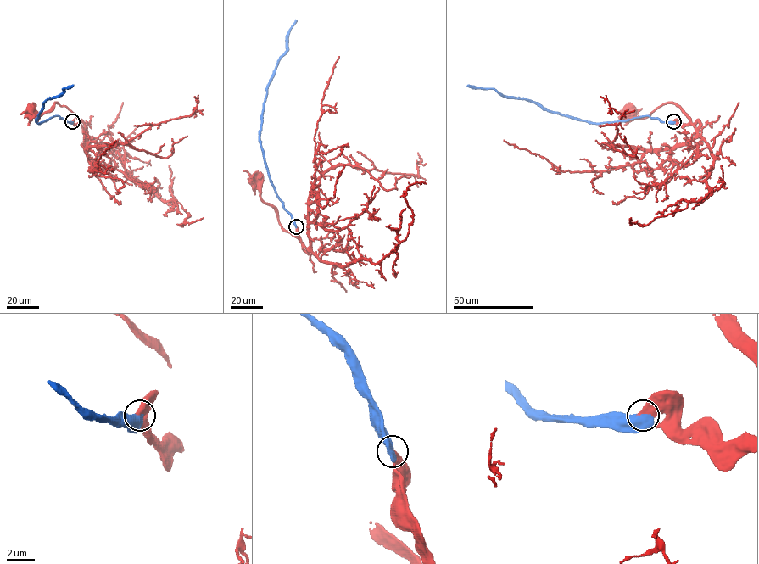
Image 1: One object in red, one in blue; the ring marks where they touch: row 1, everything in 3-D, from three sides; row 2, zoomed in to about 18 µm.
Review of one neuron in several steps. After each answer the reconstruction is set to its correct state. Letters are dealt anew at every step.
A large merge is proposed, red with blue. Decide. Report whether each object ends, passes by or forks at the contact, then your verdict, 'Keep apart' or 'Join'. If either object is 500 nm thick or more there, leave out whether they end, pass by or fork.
Join

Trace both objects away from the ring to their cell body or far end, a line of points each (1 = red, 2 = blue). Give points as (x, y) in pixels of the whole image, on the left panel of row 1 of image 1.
1: (72, 121), (76, 125), (79, 120), (65, 106), (57, 103), (38, 117), (31, 116), (31, 113)
2: (72, 121), (66, 122), (58, 116), (42, 122), (36, 120), (43, 103), (72, 85)

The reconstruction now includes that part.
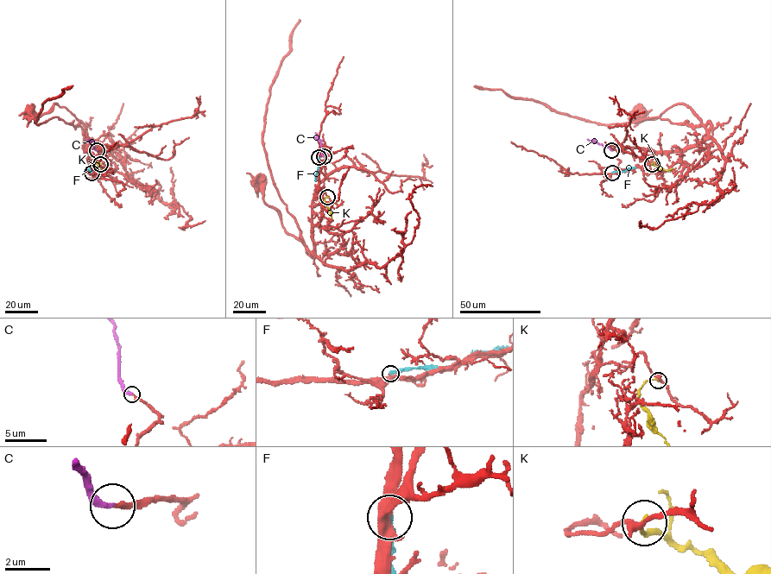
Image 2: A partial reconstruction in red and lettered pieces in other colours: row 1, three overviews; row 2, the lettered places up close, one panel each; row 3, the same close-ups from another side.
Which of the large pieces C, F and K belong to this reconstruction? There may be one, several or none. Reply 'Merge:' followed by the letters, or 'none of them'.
Merge: C

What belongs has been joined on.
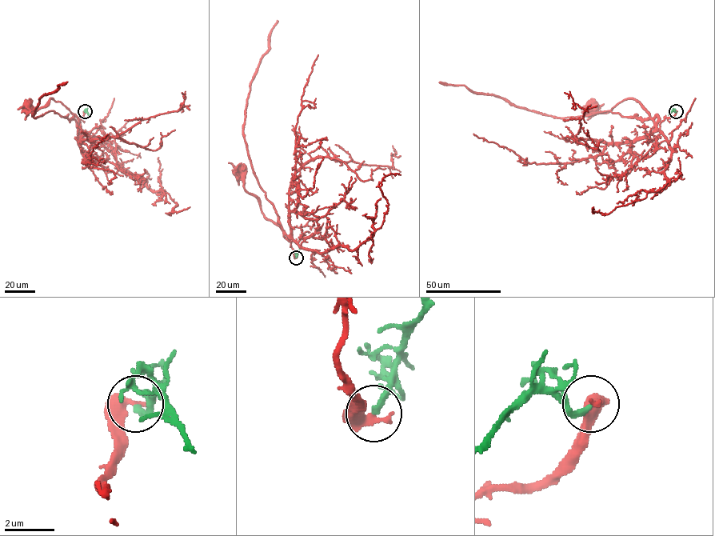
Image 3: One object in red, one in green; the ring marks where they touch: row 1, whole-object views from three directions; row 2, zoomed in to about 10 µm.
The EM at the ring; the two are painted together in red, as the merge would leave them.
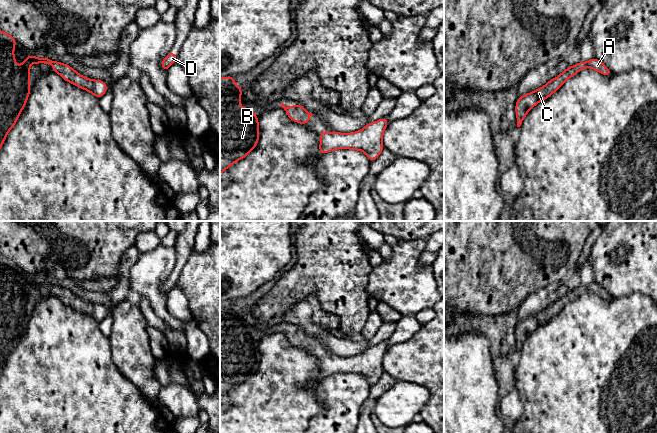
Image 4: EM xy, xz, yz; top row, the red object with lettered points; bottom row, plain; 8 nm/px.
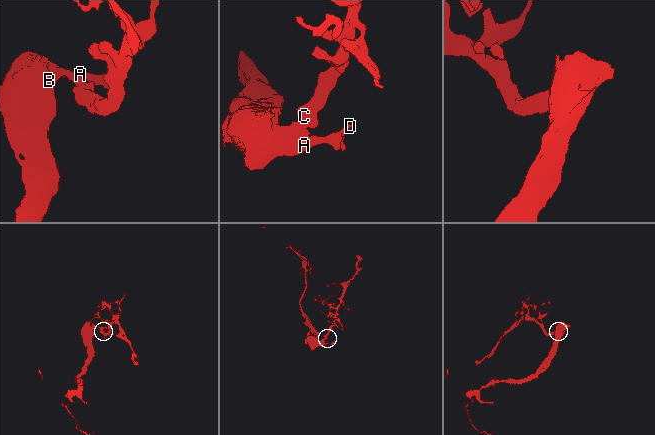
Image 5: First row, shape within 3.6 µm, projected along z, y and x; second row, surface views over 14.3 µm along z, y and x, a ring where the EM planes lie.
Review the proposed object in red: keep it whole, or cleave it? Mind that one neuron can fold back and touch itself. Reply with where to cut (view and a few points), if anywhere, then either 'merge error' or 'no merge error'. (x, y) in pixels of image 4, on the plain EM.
no cut; no merge error

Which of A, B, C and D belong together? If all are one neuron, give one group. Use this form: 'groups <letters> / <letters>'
groups A B C D

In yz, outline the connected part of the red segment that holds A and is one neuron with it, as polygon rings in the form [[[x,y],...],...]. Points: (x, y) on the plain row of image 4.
[[[595,281],[588,286],[580,285],[578,288],[566,292],[558,301],[549,304],[543,311],[534,314],[526,319],[520,320],[515,329],[517,351],[520,351],[526,338],[540,325],[546,324],[550,319],[555,317],[564,306],[575,300],[584,292],[592,292],[604,300],[611,300],[613,297],[605,288]]]

